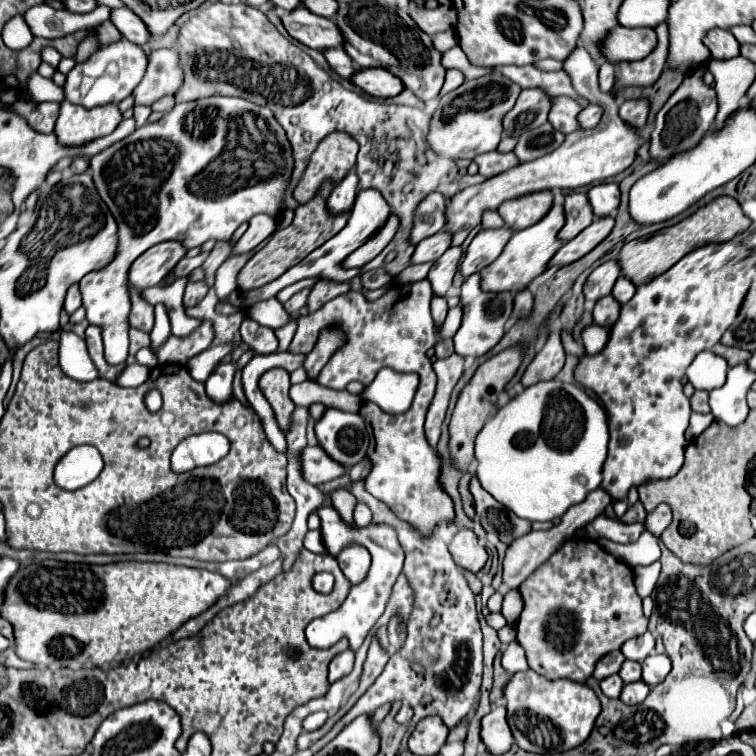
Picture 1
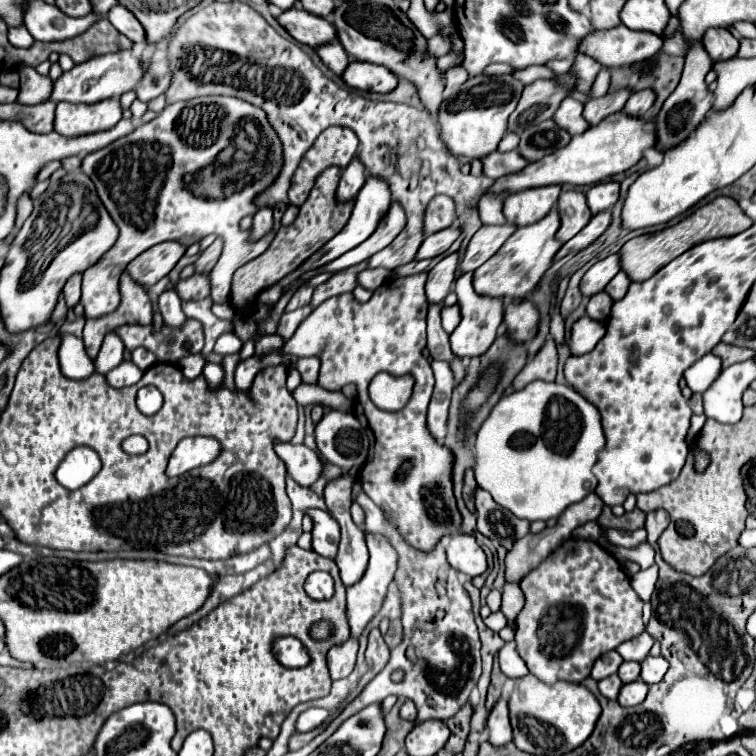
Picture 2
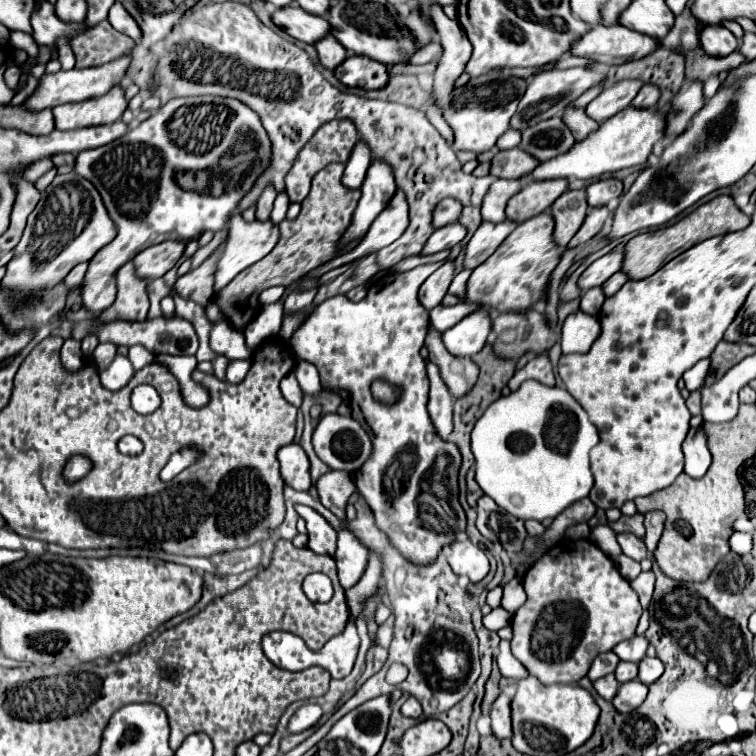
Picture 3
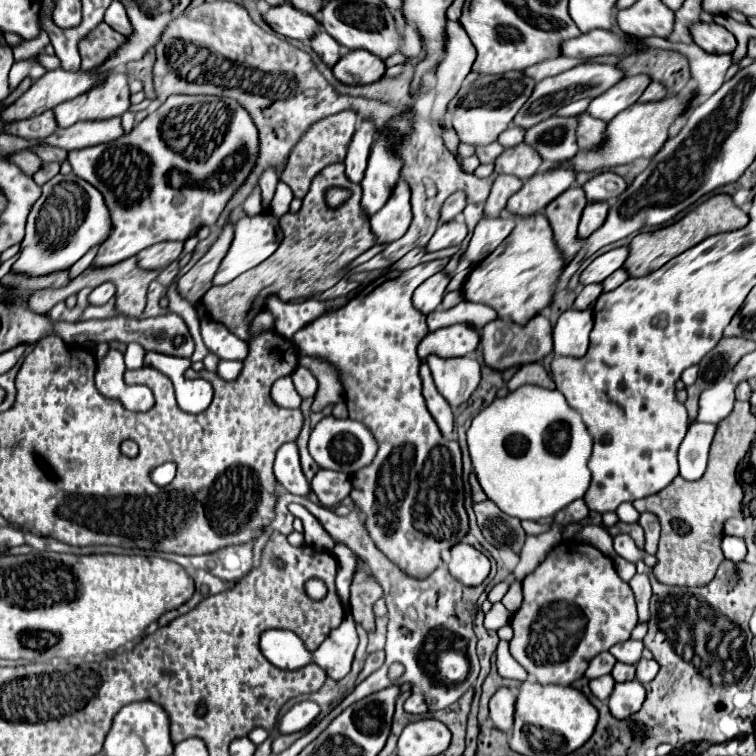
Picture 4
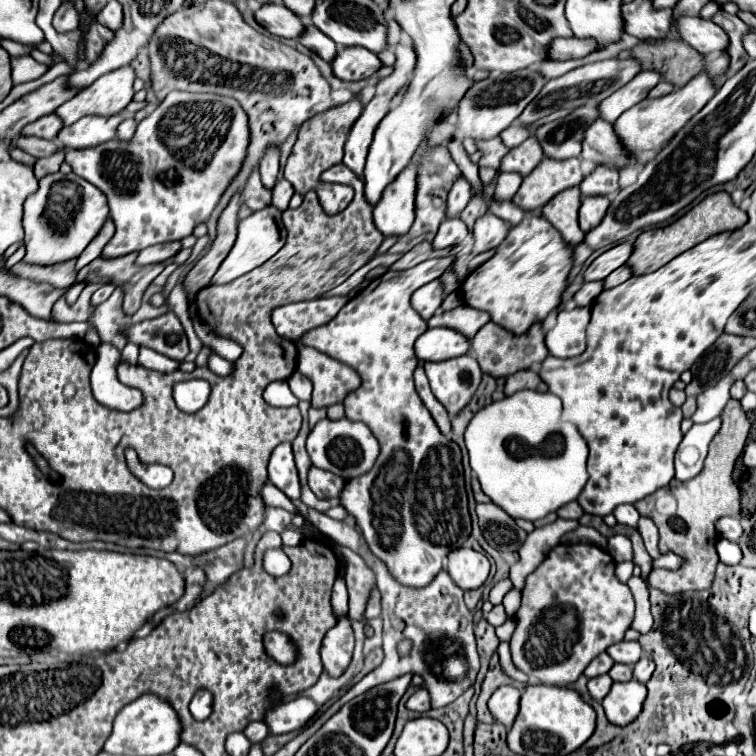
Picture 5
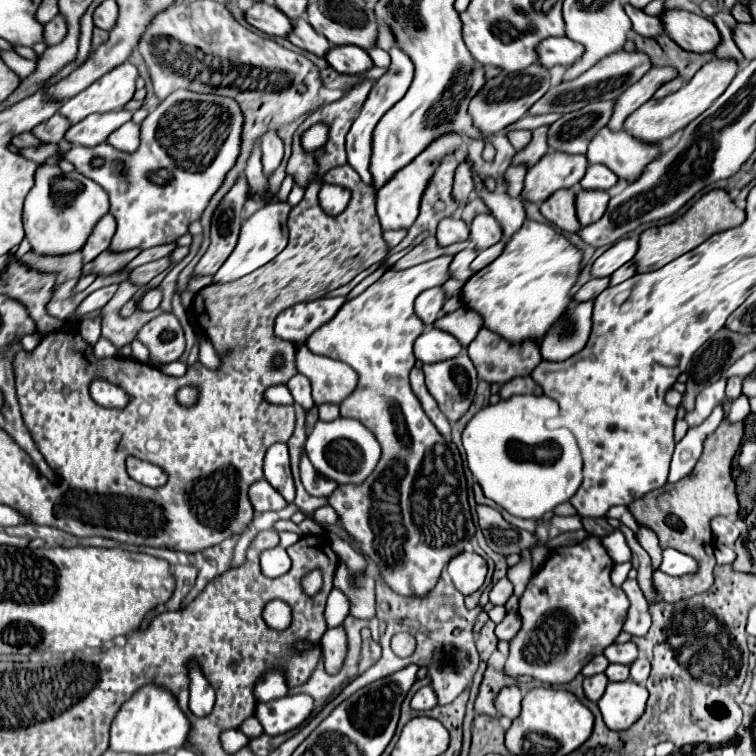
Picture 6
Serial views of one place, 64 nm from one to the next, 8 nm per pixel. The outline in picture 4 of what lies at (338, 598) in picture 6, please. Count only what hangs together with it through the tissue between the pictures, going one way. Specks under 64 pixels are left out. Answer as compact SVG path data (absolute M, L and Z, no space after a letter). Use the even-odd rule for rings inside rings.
M334 546L334 556L340 564L338 576L336 576L336 592L338 592L342 606L348 606L348 596L350 596L348 590L350 590L350 582L352 582L354 570L356 570L358 556L354 552L348 552L348 548L344 548L344 546Z

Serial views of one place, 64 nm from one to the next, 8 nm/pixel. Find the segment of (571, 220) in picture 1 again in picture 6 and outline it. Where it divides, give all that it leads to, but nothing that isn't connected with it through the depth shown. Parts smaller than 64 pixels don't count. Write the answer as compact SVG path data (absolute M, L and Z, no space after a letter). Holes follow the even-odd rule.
M576 188L556 190L548 200L544 200L540 204L540 212L548 222L560 226L562 230L578 232L580 222L576 218L576 210L574 210L576 208L574 198L576 198Z

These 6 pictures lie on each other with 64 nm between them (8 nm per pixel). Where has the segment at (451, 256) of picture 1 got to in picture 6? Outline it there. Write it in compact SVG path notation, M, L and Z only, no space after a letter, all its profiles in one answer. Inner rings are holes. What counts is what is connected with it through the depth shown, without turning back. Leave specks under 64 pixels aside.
M430 288L428 292L422 292L418 298L416 298L416 316L426 324L426 326L432 326L438 316L440 316L440 310L446 302L446 294L442 288Z

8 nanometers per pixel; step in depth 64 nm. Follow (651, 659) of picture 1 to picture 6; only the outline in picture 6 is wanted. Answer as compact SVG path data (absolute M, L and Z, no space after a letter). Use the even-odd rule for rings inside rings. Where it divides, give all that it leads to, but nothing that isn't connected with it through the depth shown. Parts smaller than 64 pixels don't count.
M638 656L636 662L632 662L630 666L630 678L638 684L644 684L646 678L650 674L650 664L648 664L648 658L646 656Z

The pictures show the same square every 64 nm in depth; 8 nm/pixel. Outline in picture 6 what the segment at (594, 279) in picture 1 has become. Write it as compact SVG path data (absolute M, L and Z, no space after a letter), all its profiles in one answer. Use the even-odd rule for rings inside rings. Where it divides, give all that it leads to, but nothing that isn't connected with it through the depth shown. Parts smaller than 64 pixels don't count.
M622 238L614 246L610 246L594 264L592 276L610 276L622 264L630 262L638 252L638 238Z

